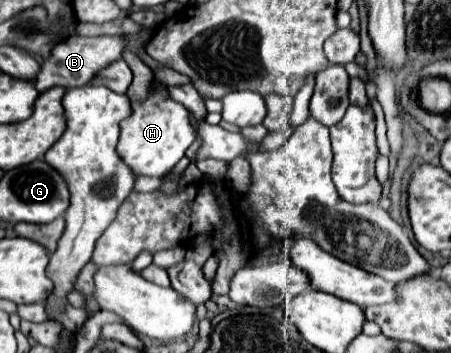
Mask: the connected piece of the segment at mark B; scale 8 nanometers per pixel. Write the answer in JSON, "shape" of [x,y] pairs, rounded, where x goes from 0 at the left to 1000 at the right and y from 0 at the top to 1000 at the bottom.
{"shape":[[[222,99],[222,105],[160,105],[142,122],[129,122],[115,144],[115,161],[93,178],[93,195],[80,218],[80,252],[106,258],[111,246],[182,246],[204,229],[204,218],[231,190],[271,161],[279,139],[279,105],[271,99]]]}

